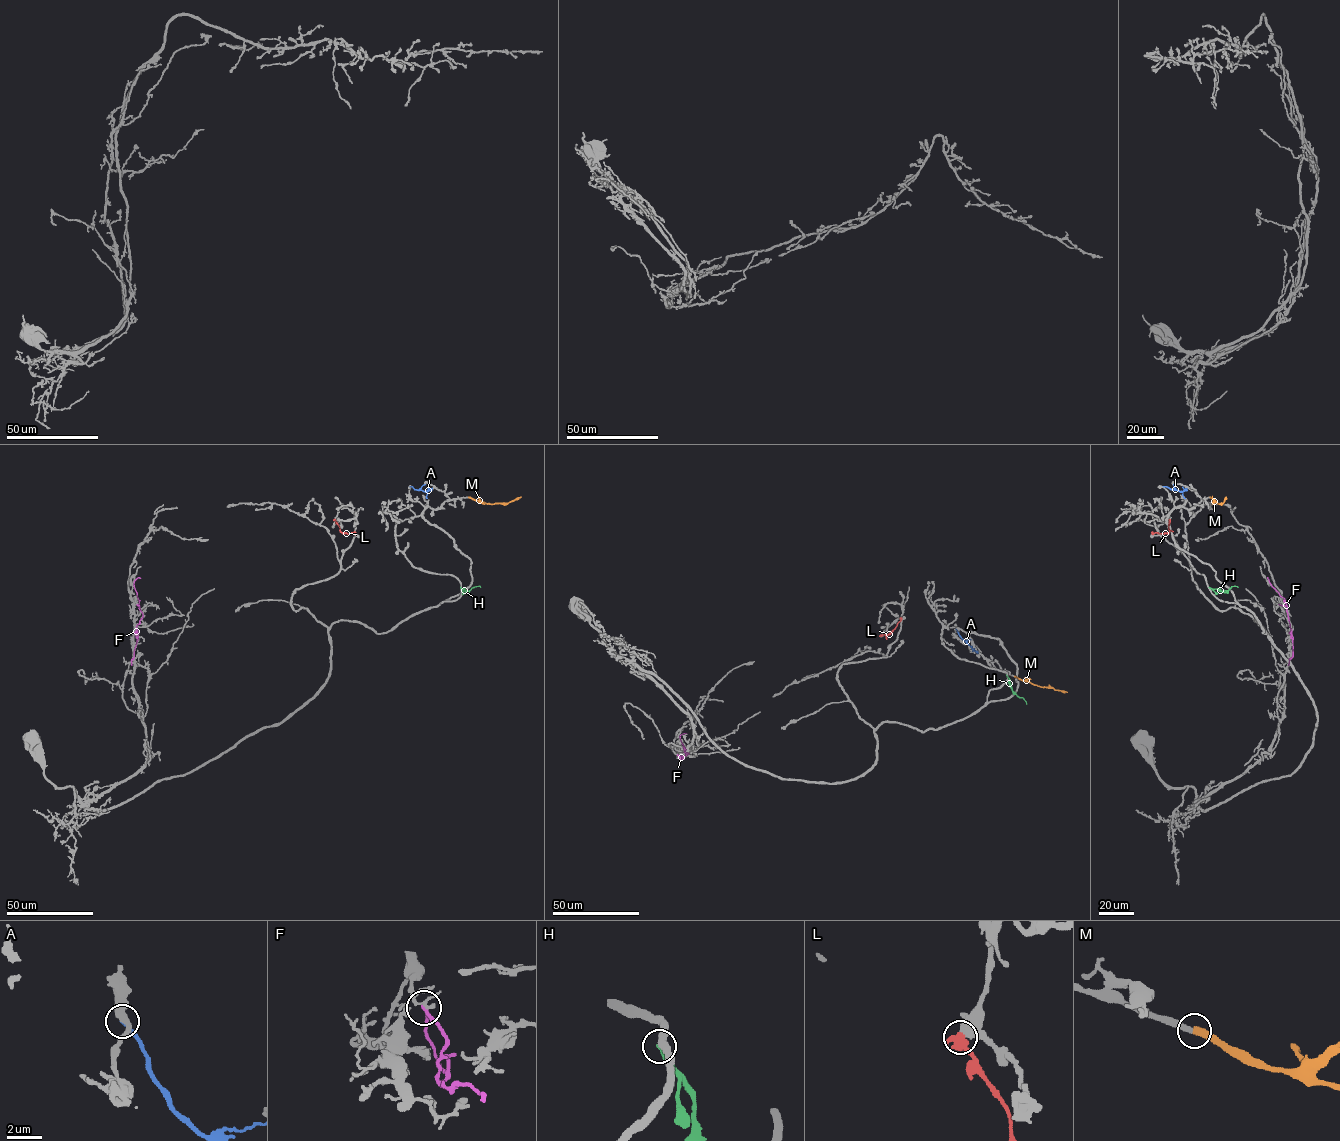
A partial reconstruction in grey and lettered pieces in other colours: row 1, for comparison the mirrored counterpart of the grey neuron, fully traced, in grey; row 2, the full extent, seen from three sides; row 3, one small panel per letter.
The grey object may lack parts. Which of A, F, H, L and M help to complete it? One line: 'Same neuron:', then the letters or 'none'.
Same neuron: M

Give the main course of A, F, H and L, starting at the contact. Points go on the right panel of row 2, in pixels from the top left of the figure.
A: (1163, 486), (1181, 491), (1185, 498)
F: (1279, 604), (1287, 606), (1293, 638), (1293, 656), (1288, 665)
H: (1209, 587), (1226, 592), (1232, 586), (1238, 587)
L: (1169, 519), (1168, 533), (1151, 532)

